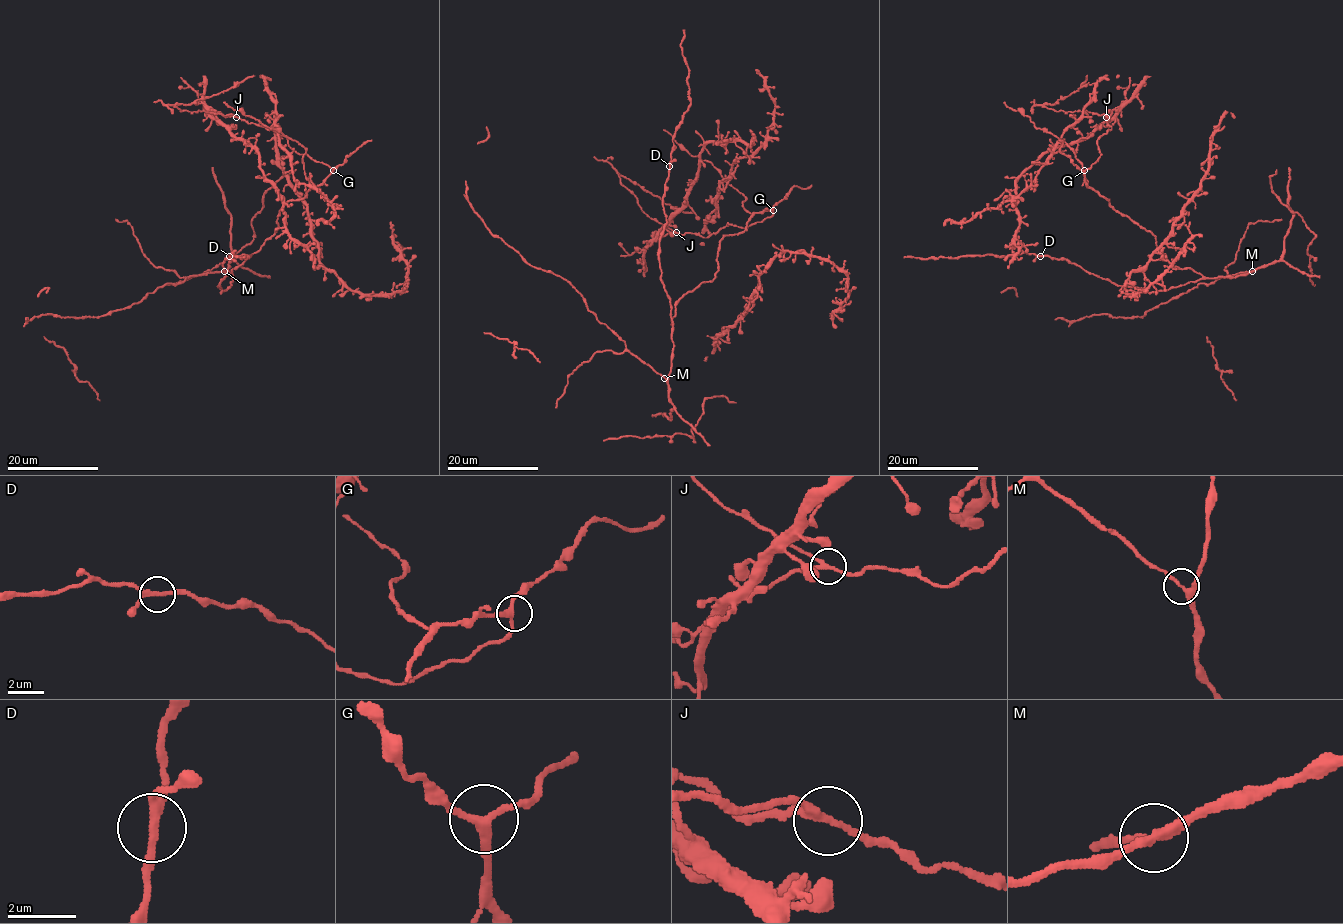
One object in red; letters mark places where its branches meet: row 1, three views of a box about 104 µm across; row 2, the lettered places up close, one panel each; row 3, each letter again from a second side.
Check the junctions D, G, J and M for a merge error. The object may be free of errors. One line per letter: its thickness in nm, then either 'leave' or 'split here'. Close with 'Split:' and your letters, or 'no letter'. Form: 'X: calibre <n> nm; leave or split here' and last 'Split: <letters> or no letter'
D: calibre 200 nm; leave
G: calibre 240 nm; leave
J: calibre 200 nm; split here
M: calibre 240 nm; leave
Split: J

